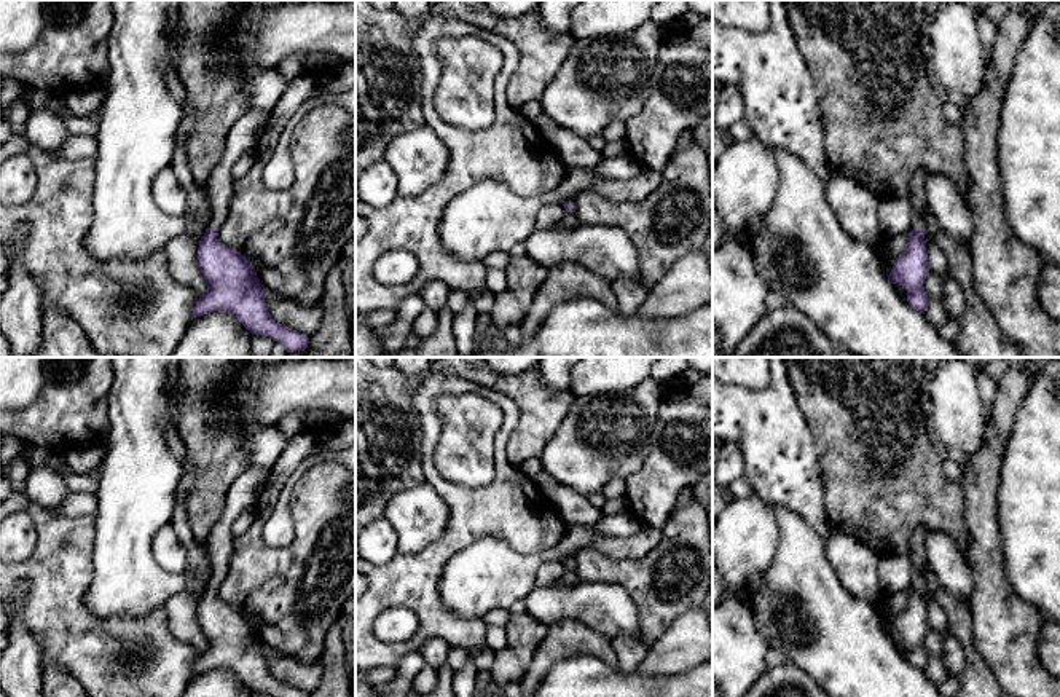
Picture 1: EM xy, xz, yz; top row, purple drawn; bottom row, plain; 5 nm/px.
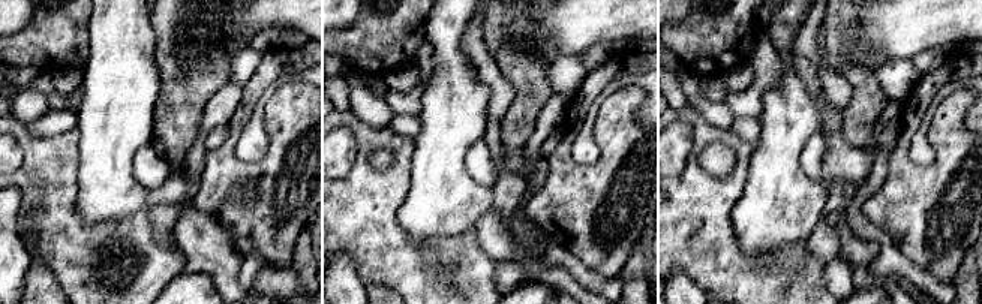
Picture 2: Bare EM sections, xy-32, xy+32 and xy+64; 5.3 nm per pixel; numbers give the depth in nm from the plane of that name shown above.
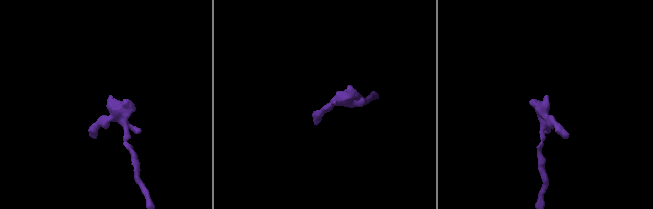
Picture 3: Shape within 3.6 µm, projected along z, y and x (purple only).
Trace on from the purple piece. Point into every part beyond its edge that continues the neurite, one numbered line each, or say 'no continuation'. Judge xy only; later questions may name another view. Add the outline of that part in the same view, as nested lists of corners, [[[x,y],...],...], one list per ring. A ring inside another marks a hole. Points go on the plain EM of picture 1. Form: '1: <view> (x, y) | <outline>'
1: xy (243, 495) | [[[247,467],[230,486],[226,506],[204,544],[212,565],[210,585],[218,587],[225,579],[234,541],[231,525],[242,512],[255,507],[268,482],[268,475],[269,471],[266,469]]]

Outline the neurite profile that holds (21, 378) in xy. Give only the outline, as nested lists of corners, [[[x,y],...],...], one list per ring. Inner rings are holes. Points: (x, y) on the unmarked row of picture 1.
[[[0,357],[0,412],[33,404],[43,388],[43,357]]]

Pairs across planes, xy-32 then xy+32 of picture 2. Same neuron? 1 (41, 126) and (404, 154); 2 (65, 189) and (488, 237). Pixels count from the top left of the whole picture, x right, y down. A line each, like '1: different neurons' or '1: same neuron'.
1: different neurons
2: different neurons

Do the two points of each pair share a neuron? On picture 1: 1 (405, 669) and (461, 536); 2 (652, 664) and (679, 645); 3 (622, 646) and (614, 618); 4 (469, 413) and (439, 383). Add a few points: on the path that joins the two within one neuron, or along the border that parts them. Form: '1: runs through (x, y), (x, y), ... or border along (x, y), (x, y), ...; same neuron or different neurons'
1: border along (418, 651), (408, 651), (394, 667); different neurons
2: runs through (659, 661), (673, 651); same neuron
3: border along (639, 638), (617, 635), (612, 640); different neurons
4: border along (486, 397), (442, 394), (435, 401), (439, 429); different neurons

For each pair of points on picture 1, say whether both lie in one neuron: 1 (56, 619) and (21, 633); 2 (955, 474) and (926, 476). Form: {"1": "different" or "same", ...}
{"1": "different", "2": "different"}

